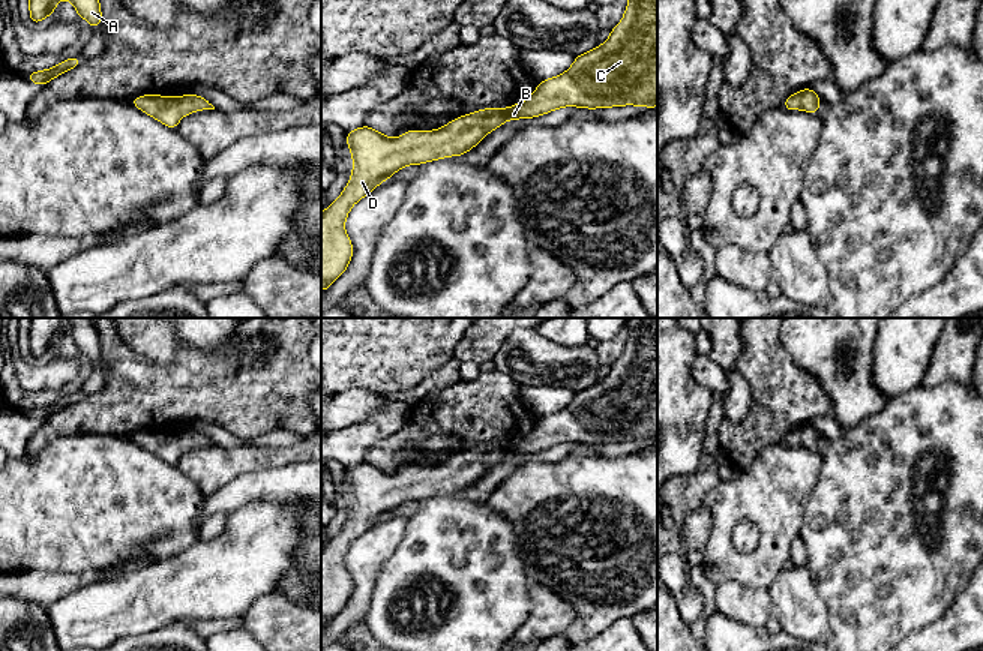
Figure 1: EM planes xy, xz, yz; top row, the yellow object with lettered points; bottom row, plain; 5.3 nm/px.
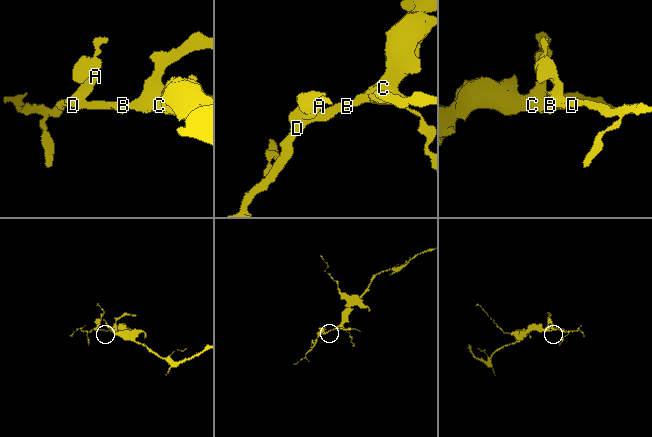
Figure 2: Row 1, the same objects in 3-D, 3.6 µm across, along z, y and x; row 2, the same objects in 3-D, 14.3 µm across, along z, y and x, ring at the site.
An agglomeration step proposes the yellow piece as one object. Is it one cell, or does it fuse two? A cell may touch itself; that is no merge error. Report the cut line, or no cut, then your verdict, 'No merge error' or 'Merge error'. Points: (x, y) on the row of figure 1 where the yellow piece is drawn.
No split. No merge error

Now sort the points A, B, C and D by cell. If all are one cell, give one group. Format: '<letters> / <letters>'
A B C D

